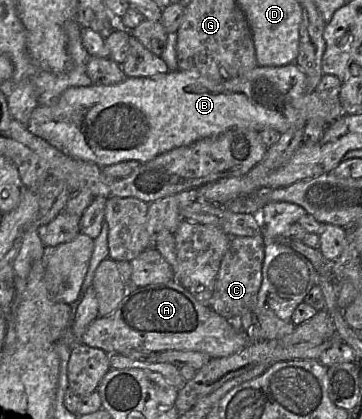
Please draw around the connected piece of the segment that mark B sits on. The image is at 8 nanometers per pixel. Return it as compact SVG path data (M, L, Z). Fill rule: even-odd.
M296 62L283 66L256 66L230 80L217 81L191 71L168 71L153 77L126 77L113 85L92 84L70 87L51 103L38 104L26 124L28 131L63 153L100 167L136 160L140 163L174 148L191 145L231 128L255 131L274 129L280 134L293 126L303 127L312 118L321 118L326 126L344 115L338 89L308 91L306 76Z

